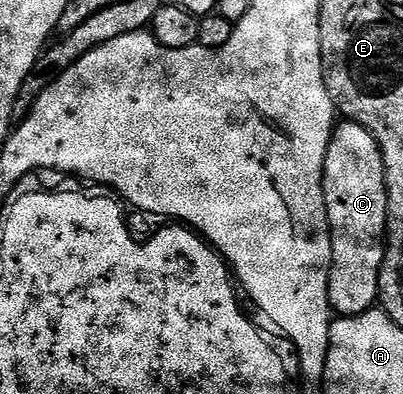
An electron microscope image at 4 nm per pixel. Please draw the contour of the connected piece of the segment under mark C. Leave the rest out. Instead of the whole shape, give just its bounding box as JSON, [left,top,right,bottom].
[323,121,387,316]

